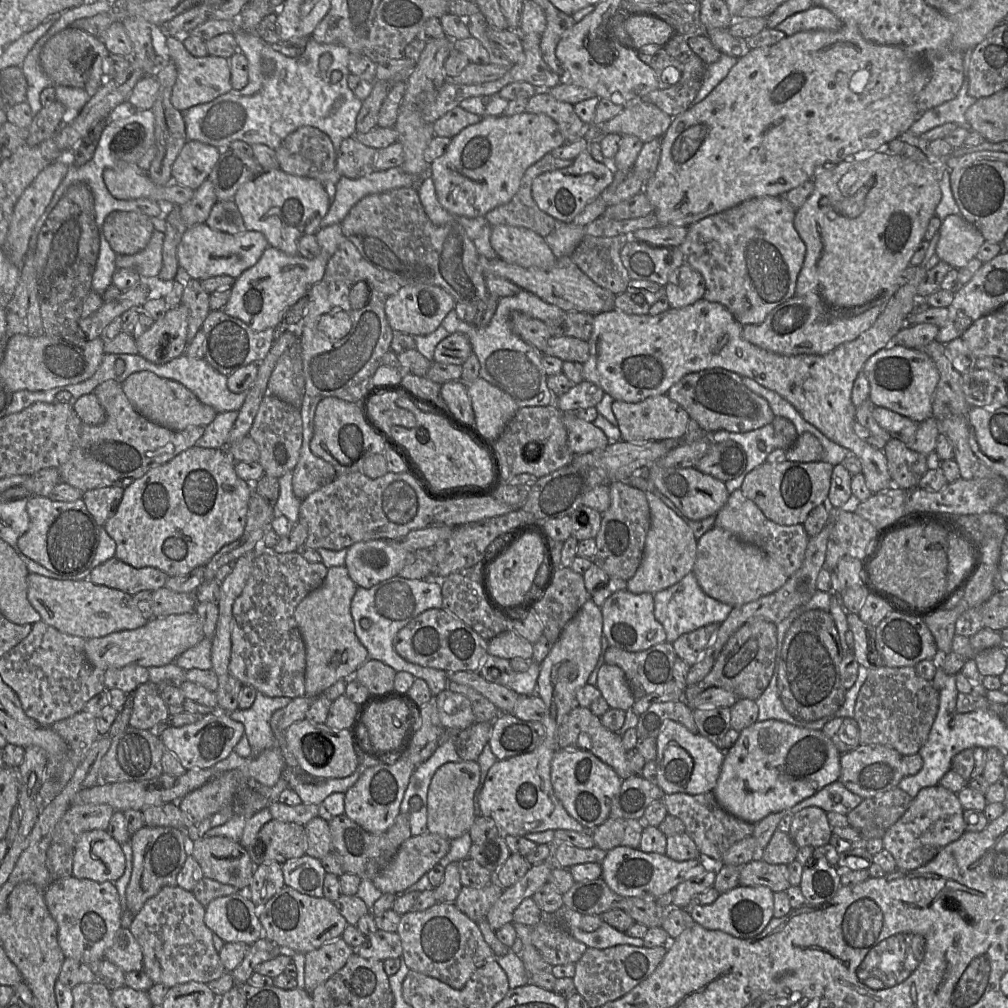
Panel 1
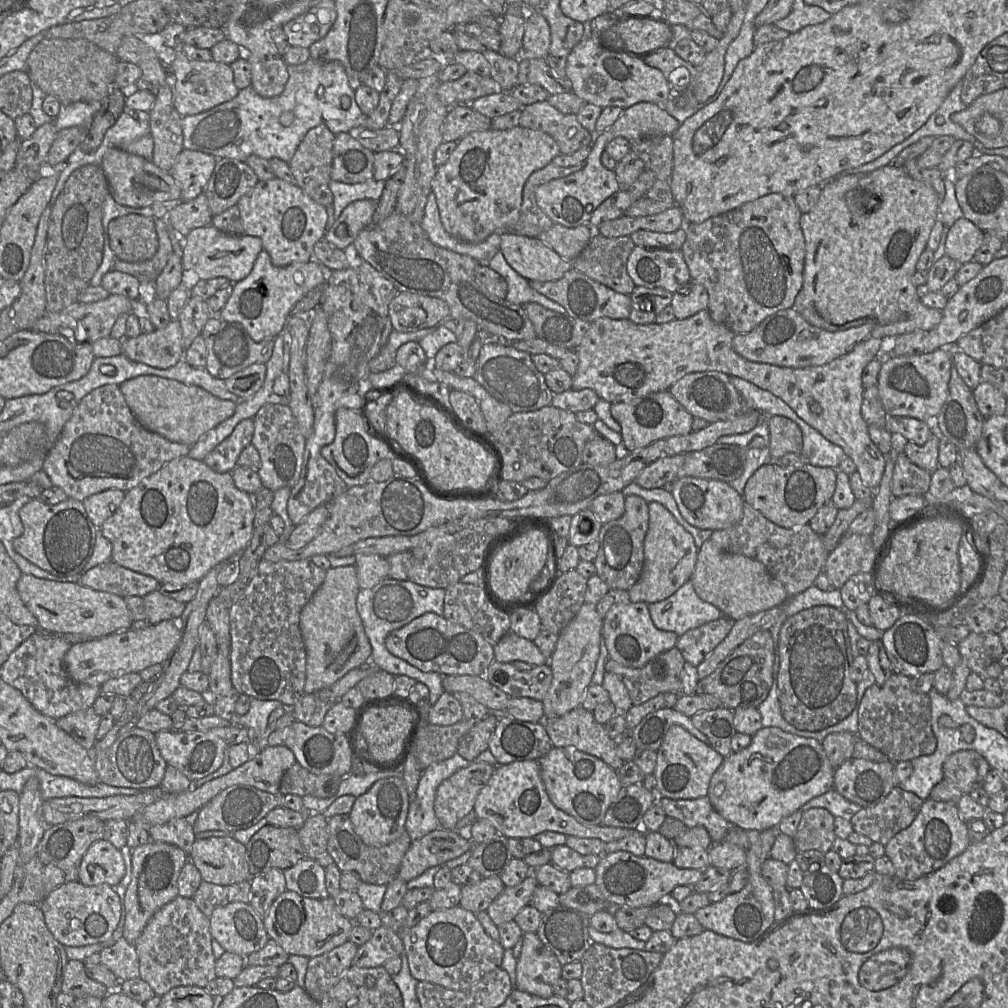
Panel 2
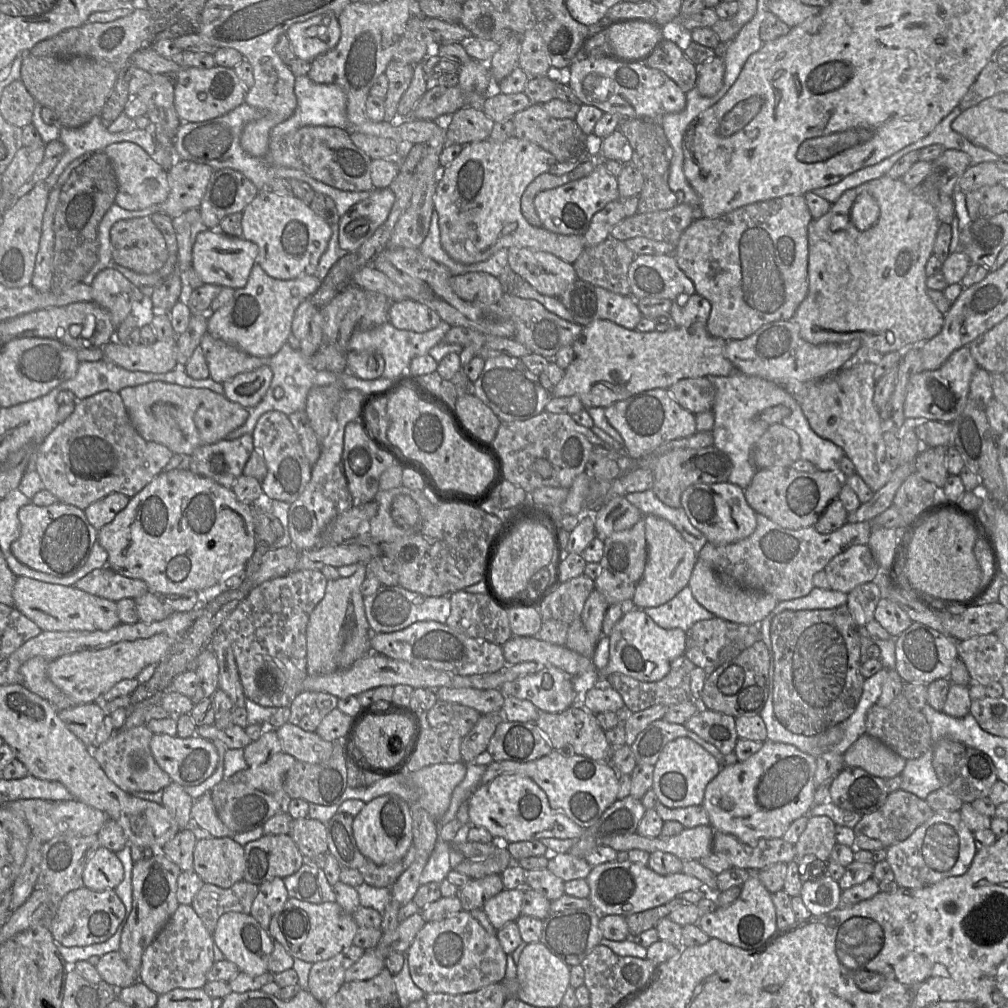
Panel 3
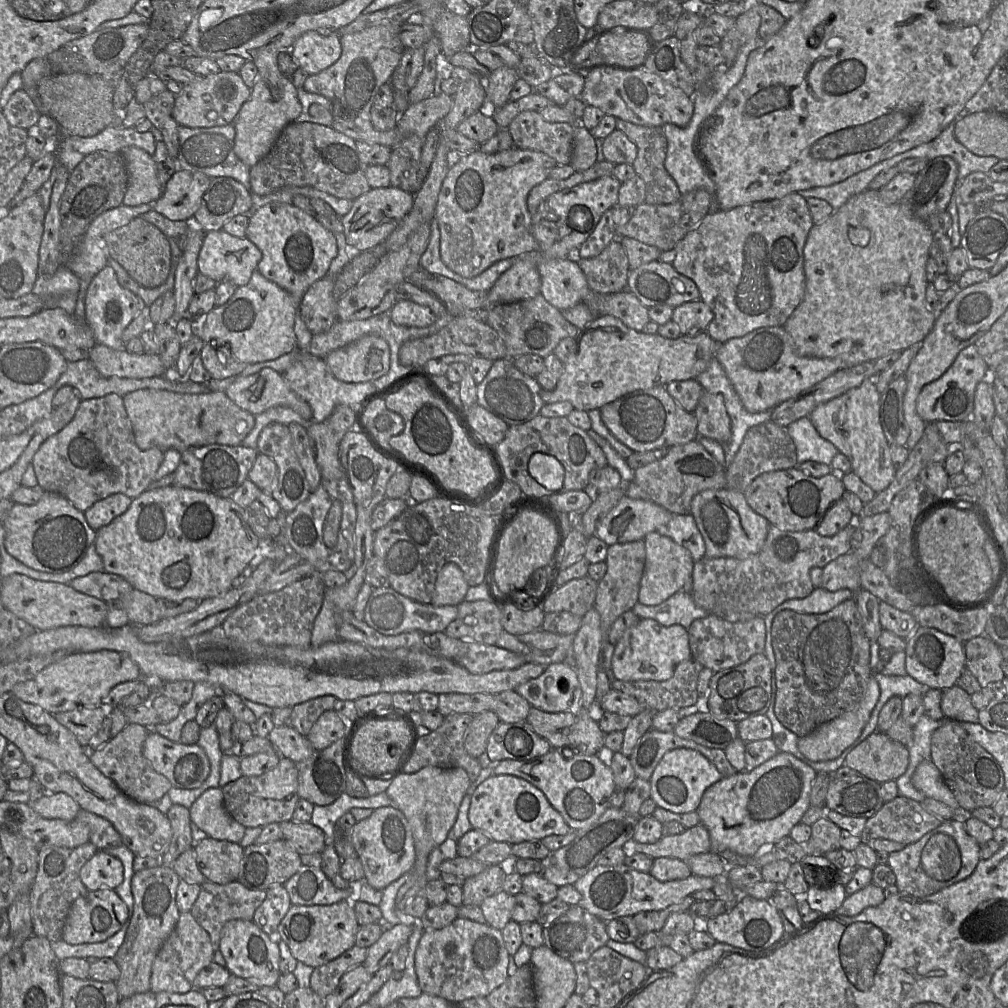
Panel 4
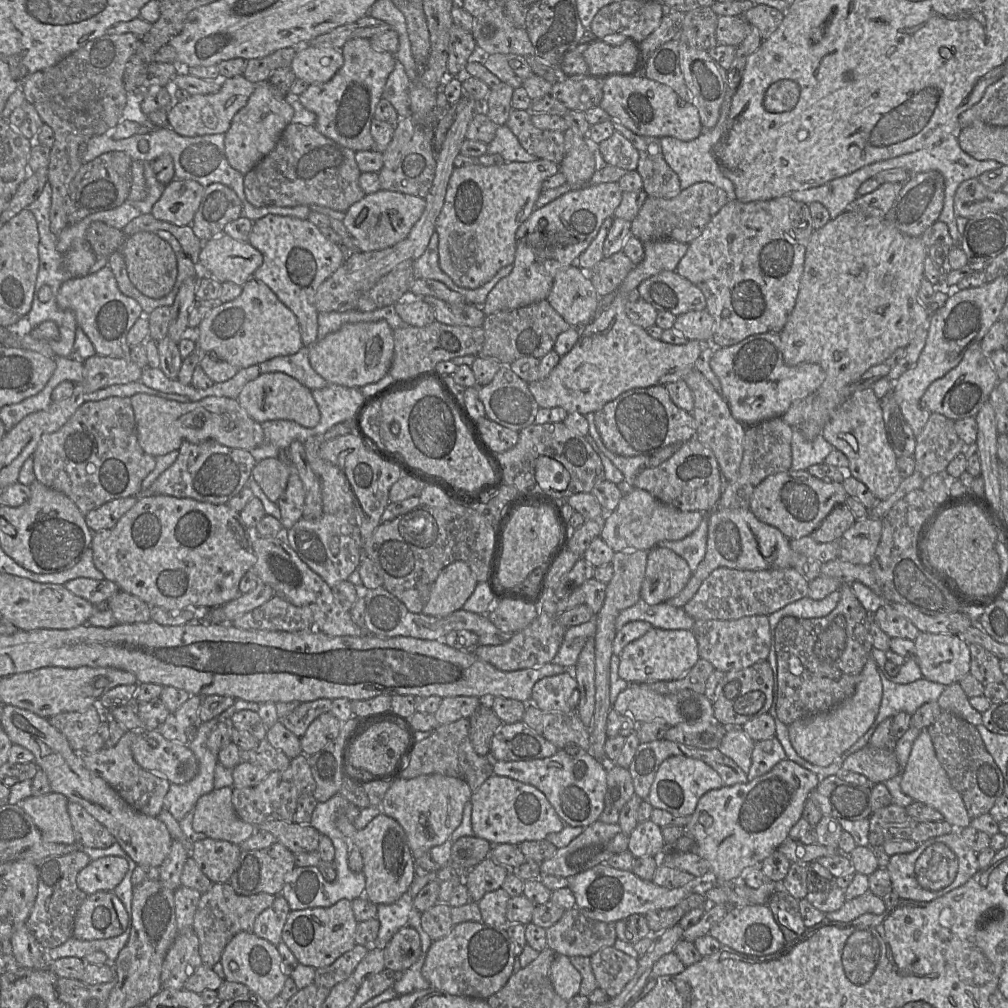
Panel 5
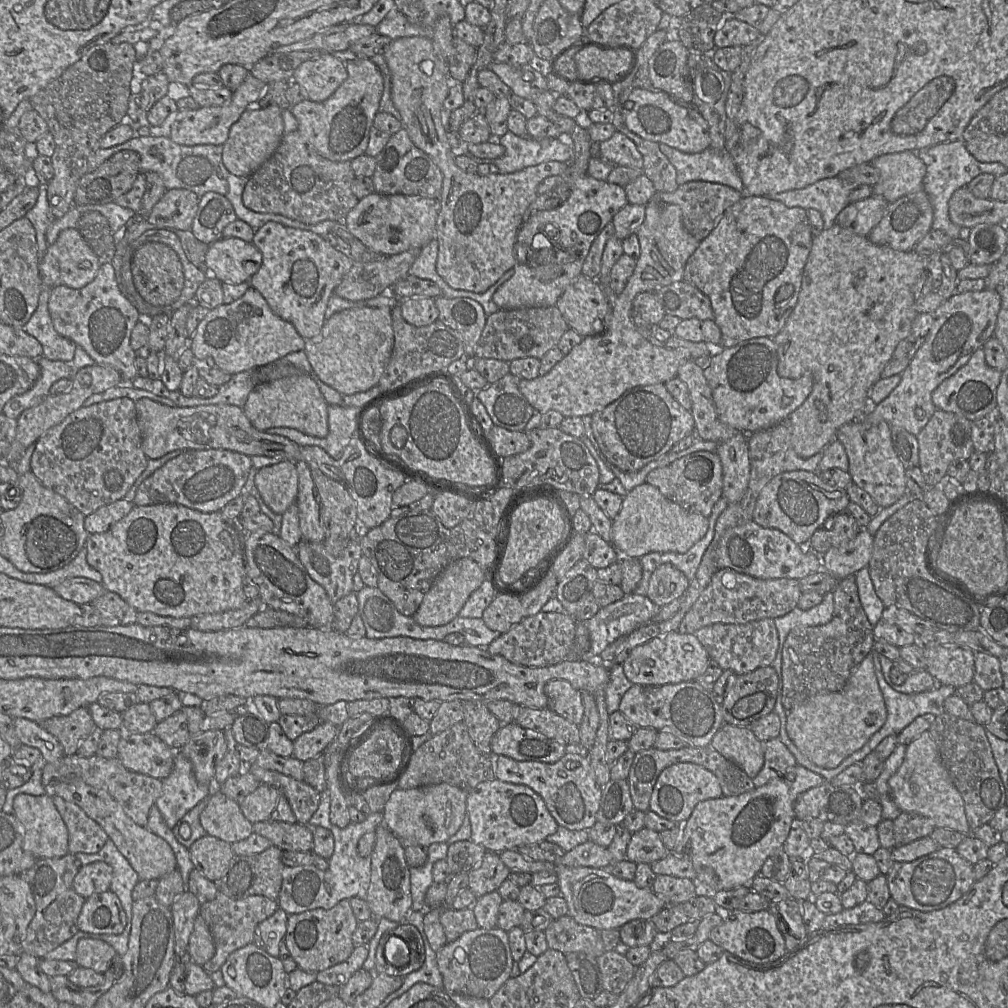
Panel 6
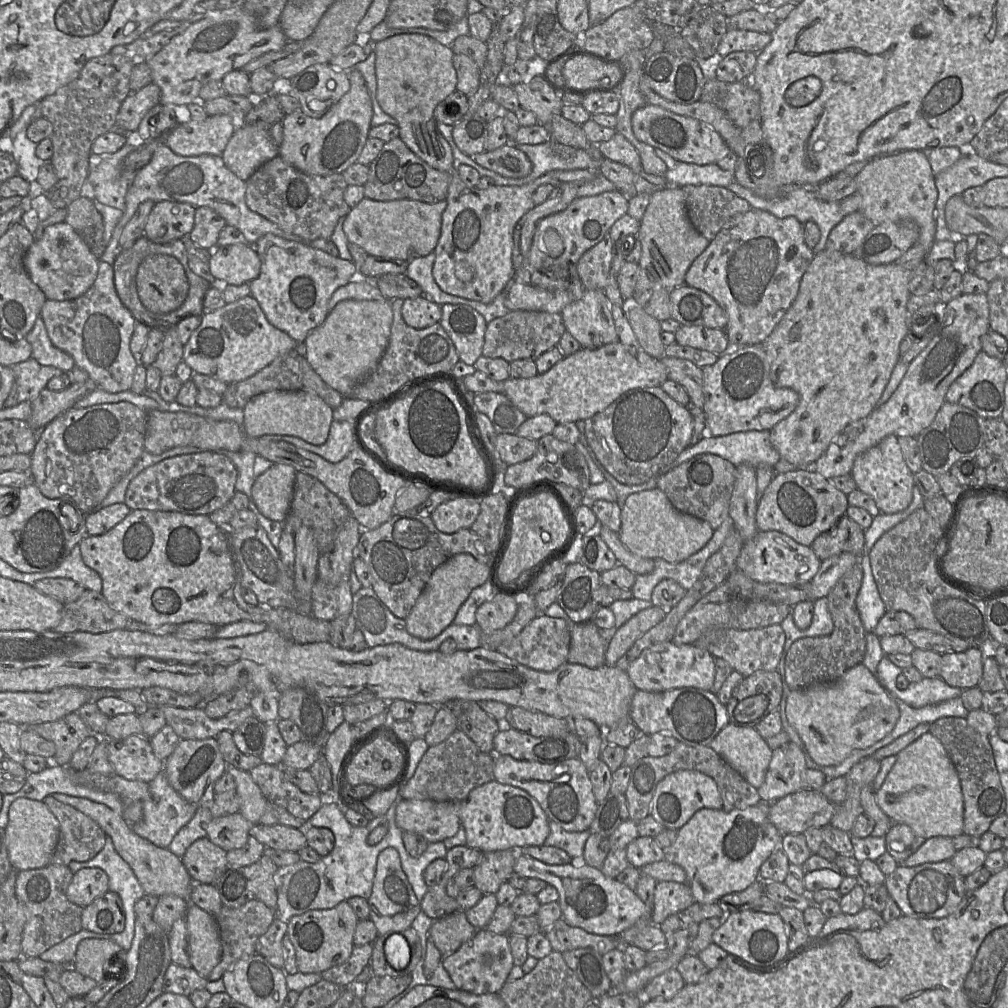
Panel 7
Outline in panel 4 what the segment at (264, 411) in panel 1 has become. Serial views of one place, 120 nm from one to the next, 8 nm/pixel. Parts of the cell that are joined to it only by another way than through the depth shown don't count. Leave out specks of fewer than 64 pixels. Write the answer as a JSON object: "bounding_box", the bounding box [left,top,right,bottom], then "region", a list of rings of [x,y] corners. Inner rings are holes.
{"bounding_box":[257,422,310,512],"region":[[[278,422],[266,425],[259,434],[257,451],[270,457],[278,468],[278,482],[270,495],[279,503],[282,511],[292,512],[300,503],[308,499],[310,485],[295,453],[288,426]]]}

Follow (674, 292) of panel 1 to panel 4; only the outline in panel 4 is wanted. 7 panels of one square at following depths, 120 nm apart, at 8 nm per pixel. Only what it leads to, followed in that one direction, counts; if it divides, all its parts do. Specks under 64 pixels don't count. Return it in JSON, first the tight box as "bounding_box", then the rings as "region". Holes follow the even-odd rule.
{"bounding_box":[672,300,713,335],"region":[[[702,300],[686,302],[673,308],[672,321],[679,326],[682,335],[706,331],[713,318],[713,311]]]}

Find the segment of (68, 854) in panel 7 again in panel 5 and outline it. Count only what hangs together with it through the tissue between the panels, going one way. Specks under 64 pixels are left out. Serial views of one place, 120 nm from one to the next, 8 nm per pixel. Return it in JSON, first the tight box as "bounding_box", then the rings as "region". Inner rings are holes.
{"bounding_box":[67,801,116,849],"region":[[[69,801],[67,810],[73,827],[75,843],[83,847],[107,849],[116,842],[109,830],[80,804]]]}

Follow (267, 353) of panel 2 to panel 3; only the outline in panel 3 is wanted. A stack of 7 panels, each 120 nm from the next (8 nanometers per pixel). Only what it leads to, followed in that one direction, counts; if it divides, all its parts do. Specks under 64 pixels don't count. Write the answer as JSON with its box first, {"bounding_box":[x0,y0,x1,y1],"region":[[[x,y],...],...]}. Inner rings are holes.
{"bounding_box":[200,332,270,383],"region":[[[208,332],[203,335],[200,346],[209,368],[209,377],[218,383],[269,364],[270,358],[250,355]]]}

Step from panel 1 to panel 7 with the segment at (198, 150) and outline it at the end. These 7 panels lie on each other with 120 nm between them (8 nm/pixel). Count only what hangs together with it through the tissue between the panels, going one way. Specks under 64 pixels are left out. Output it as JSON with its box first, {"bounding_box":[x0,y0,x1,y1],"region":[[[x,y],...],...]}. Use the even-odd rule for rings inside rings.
{"bounding_box":[144,202,195,244],"region":[[[157,202],[148,216],[144,235],[159,244],[189,236],[194,227],[195,210],[188,203]]]}

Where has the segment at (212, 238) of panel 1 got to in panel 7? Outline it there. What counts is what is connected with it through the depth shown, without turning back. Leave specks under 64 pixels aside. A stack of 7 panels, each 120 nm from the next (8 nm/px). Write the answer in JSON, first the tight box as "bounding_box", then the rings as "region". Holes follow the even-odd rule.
{"bounding_box":[210,245,261,285],"region":[[[253,245],[216,246],[210,258],[210,271],[219,285],[241,285],[256,279],[261,261]]]}

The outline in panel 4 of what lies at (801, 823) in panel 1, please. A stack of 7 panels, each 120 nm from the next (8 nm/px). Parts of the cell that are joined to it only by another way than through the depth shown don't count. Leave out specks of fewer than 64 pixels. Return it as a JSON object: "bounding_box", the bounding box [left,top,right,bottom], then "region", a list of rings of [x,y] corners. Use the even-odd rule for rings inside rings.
{"bounding_box":[799,817,842,855],"region":[[[827,817],[819,818],[810,827],[811,827],[811,837],[809,841],[806,843],[799,843],[803,846],[804,850],[808,855],[810,854],[825,855],[828,852],[841,848],[840,833],[842,829],[834,822],[829,820]]]}

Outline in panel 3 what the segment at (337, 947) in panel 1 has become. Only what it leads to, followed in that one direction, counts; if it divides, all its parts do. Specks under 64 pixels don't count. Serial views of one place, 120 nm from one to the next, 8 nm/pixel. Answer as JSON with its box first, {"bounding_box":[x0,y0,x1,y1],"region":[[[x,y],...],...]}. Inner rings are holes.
{"bounding_box":[308,945,365,1004],"region":[[[351,945],[337,955],[315,962],[309,971],[308,991],[322,1004],[345,982],[345,972],[364,954],[365,949]]]}

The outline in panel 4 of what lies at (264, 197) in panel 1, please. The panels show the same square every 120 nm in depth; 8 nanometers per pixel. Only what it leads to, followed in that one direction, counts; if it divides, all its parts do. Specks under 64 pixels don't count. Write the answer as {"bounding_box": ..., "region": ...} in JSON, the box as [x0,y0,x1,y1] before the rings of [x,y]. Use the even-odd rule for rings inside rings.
{"bounding_box":[246,202,338,304],"region":[[[272,202],[253,208],[249,214],[246,238],[262,253],[257,270],[298,299],[299,304],[309,287],[326,275],[338,250],[335,235],[293,203]]]}

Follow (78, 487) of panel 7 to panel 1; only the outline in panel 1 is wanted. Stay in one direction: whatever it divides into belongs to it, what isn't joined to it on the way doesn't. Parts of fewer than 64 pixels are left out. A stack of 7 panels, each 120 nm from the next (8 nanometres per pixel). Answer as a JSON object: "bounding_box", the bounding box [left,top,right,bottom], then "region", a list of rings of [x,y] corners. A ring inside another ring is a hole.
{"bounding_box":[58,380,204,492],"region":[[[116,380],[101,383],[92,393],[105,409],[106,421],[99,425],[83,423],[68,460],[58,468],[61,481],[82,492],[111,486],[125,489],[150,469],[195,446],[204,434],[203,426],[173,431],[146,419],[134,409]]]}

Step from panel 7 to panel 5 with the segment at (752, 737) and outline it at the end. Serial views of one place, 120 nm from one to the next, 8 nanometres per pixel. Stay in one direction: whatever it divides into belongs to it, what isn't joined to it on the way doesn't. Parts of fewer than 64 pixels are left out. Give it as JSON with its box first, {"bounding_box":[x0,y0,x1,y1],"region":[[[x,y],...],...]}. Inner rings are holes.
{"bounding_box":[718,728,755,774],"region":[[[727,728],[718,750],[731,758],[746,774],[751,767],[755,741],[742,728]]]}

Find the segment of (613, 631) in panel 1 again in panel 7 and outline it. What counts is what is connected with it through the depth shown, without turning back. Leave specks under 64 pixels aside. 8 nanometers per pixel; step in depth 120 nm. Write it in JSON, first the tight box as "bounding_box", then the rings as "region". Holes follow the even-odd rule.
{"bounding_box":[626,641,715,692],"region":[[[668,641],[645,649],[626,672],[636,689],[642,691],[664,692],[685,687],[711,691],[715,679],[714,661],[709,651],[696,643],[678,645]]]}

